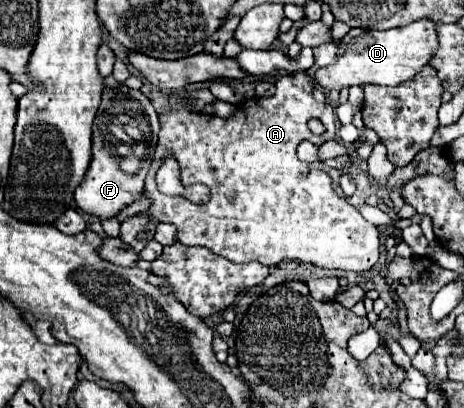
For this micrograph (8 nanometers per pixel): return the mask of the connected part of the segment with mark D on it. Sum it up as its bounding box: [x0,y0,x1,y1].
[314,20,436,90]

